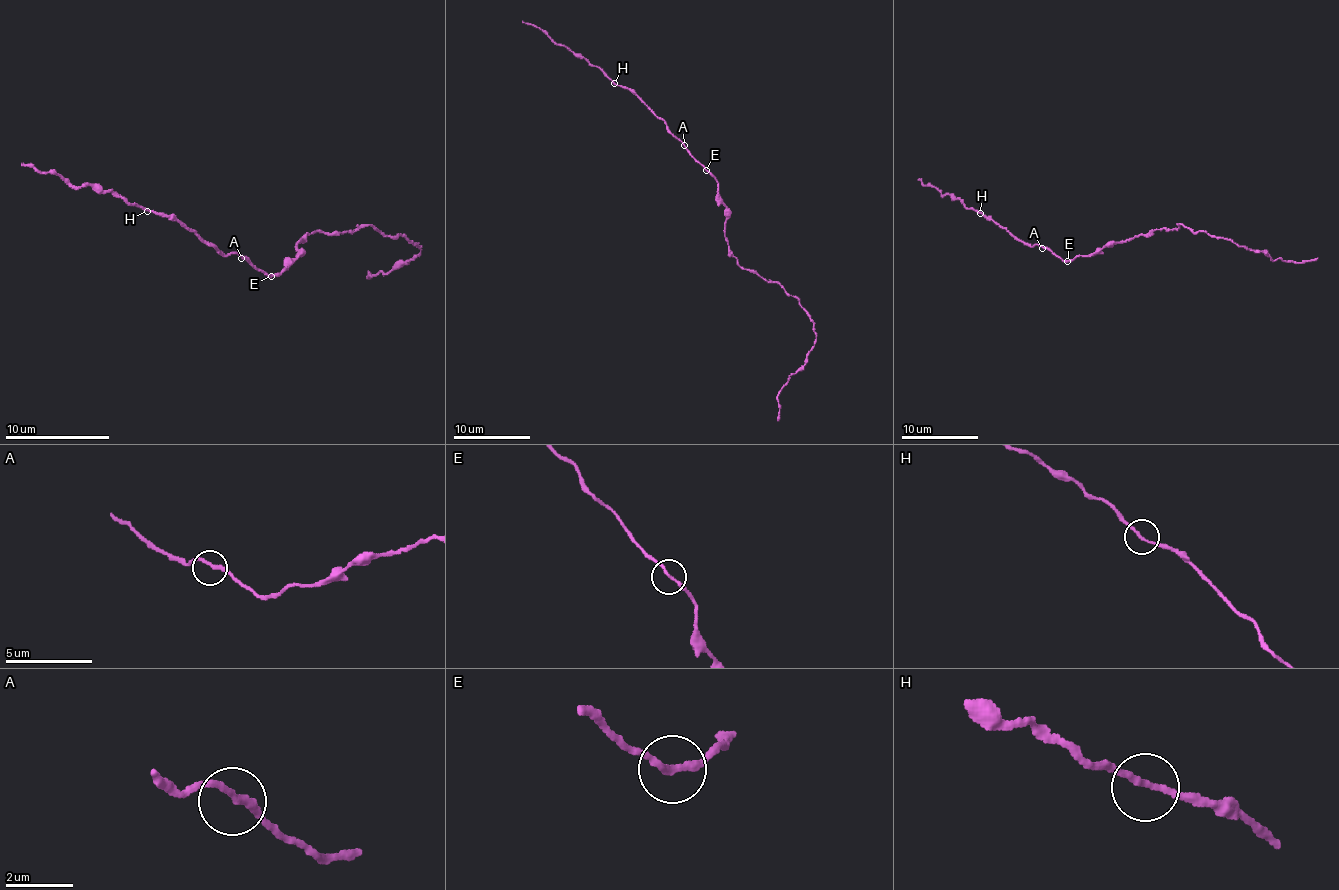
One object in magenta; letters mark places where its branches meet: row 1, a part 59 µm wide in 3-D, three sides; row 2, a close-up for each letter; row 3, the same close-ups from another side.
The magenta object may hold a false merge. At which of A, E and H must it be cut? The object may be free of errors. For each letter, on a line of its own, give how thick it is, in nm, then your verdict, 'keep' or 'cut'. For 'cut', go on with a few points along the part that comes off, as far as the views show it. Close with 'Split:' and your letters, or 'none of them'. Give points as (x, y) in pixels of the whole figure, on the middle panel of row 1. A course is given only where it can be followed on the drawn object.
A: calibre 180 nm; keep
E: calibre 190 nm; cut; course (705, 170), (717, 181), (736, 263), (777, 282), (813, 324), (813, 348), (777, 398), (777, 421)
H: calibre 170 nm; keep
Split: E

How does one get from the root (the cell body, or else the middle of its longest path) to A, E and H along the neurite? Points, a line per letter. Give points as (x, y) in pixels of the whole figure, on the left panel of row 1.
A: (291, 263), (278, 274), (265, 274), (246, 258), (241, 258)
E: (291, 263), (270, 276)
H: (291, 263), (278, 274), (265, 274), (236, 253), (223, 255), (165, 213), (147, 211)

